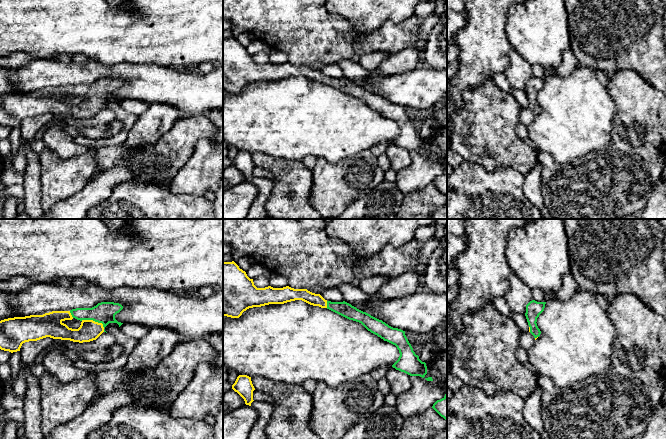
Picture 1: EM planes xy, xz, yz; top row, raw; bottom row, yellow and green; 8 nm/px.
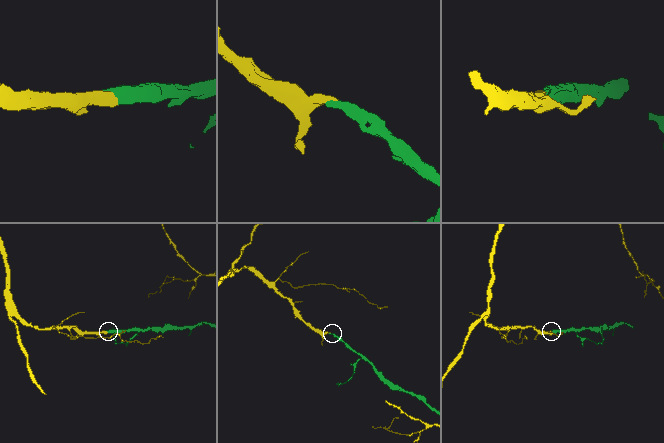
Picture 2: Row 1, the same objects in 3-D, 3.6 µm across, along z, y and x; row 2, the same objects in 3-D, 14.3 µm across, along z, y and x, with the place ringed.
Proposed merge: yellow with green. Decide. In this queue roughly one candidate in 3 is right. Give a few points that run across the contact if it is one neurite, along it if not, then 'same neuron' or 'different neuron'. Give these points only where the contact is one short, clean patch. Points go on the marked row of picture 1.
line xy (89, 330), (94, 321), (104, 312); same neuron

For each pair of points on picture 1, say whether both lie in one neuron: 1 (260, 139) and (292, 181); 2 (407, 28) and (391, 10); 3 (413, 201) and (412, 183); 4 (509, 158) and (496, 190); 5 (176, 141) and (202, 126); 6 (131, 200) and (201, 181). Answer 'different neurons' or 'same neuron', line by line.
1: different neurons
2: different neurons
3: different neurons
4: different neurons
5: same neuron
6: different neurons

